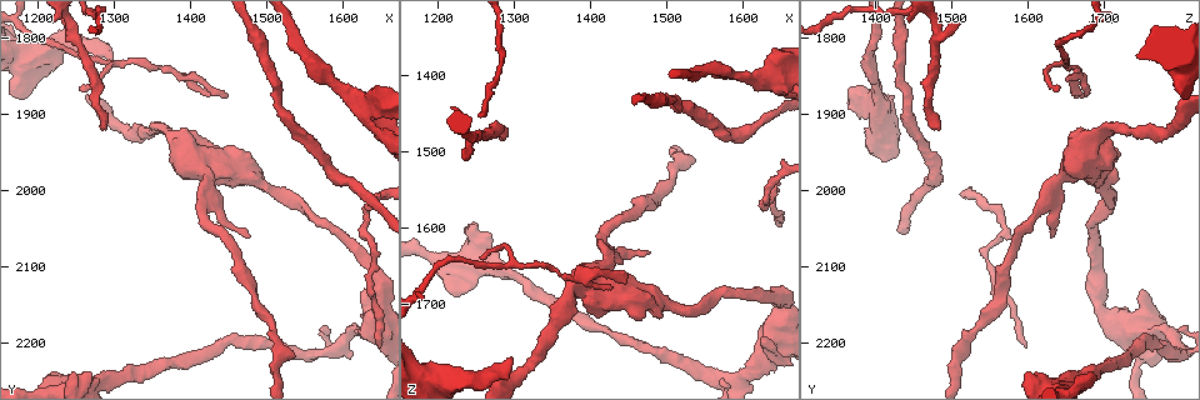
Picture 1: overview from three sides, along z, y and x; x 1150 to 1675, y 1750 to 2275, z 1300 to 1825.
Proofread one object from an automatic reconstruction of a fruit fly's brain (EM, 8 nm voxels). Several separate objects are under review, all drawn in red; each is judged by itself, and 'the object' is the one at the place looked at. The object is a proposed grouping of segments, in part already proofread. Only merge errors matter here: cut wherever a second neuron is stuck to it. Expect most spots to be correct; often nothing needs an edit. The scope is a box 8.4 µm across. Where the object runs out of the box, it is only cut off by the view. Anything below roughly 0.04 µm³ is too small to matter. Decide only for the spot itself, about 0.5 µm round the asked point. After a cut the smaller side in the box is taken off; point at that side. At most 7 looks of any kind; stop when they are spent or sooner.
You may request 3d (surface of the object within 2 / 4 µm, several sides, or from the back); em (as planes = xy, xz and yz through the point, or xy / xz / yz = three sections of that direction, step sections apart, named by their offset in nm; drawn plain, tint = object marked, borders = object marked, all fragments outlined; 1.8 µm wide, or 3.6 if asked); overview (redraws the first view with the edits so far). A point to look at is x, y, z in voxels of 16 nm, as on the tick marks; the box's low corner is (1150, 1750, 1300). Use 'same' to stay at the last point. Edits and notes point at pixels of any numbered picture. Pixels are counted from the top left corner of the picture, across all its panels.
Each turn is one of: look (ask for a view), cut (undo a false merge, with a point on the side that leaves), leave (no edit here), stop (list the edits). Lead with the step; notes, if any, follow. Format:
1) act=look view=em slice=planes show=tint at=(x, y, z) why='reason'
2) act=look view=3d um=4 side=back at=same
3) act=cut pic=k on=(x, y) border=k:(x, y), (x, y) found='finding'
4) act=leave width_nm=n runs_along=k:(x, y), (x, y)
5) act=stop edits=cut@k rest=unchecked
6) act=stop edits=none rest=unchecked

act=look view=3d um=2 at=(1625, 1890, 1405) why='thick turns thin'

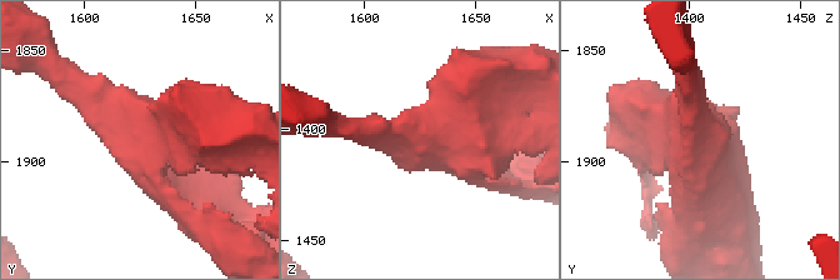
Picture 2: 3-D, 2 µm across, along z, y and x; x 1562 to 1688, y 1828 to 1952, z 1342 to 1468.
act=look view=em slice=xy step=8 show=tint at=(1624, 1887, 1403)

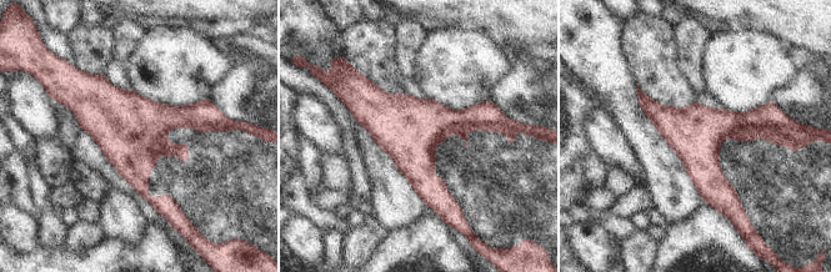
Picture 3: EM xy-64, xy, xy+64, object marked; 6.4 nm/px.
act=look view=em slice=planes show=tint at=same why='another direction'

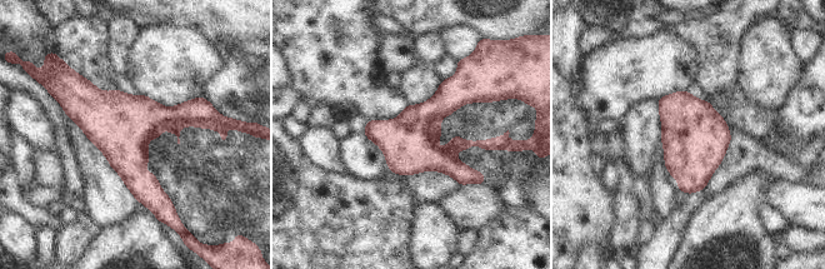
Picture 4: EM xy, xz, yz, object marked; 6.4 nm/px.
act=leave found='all the same neuron'

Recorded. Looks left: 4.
act=look view=em um=3.6 slice=planes show=plain at=(1475, 1980, 1690) why='sudden change in width'

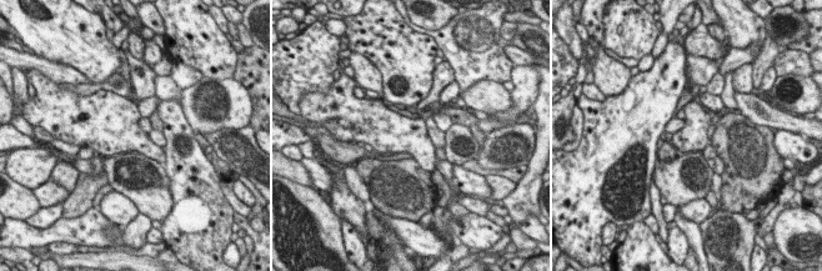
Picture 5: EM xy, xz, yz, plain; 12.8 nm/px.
act=look view=em um=3.6 slice=planes show=tint at=same

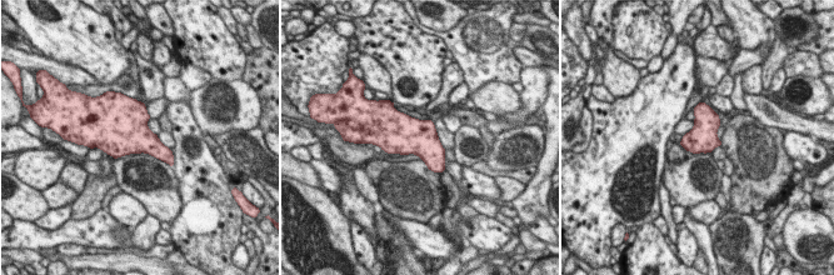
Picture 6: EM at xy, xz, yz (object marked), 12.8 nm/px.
act=leave found='continuous, no second neuron'

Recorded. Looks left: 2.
act=look view=em um=3.6 slice=planes show=tint at=(1645, 2175, 1745) why='sharp bend'

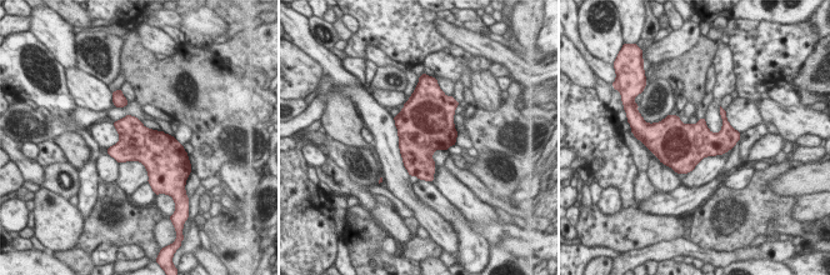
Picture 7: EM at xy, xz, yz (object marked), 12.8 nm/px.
act=leave width_nm=480 found='all the same neuron'

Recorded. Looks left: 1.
act=stop edits=none rest=unchecked

